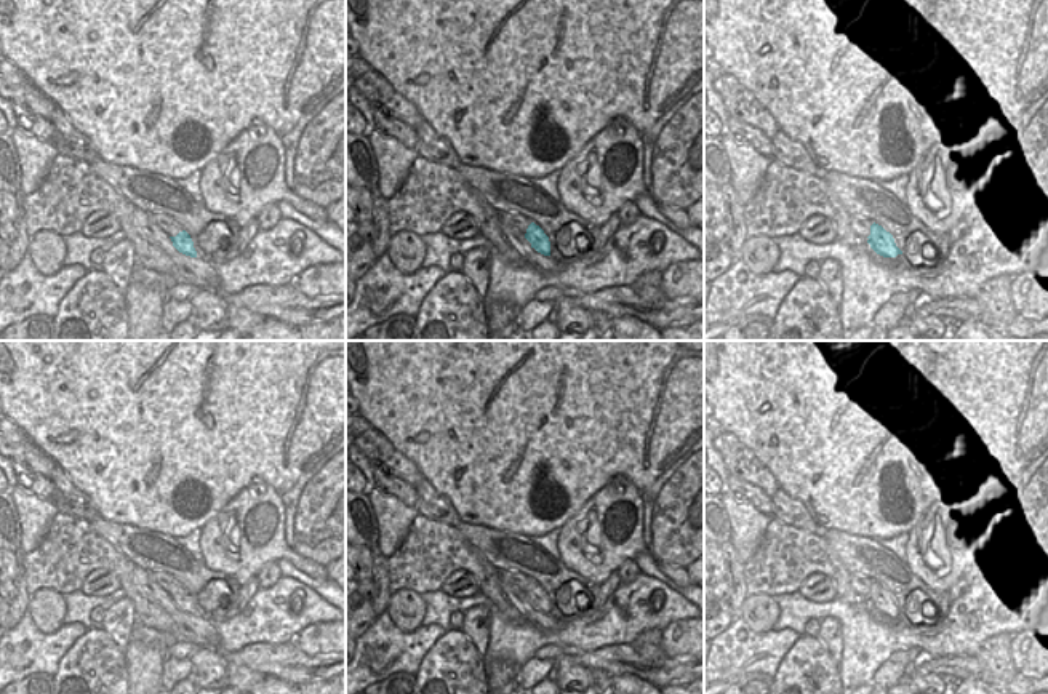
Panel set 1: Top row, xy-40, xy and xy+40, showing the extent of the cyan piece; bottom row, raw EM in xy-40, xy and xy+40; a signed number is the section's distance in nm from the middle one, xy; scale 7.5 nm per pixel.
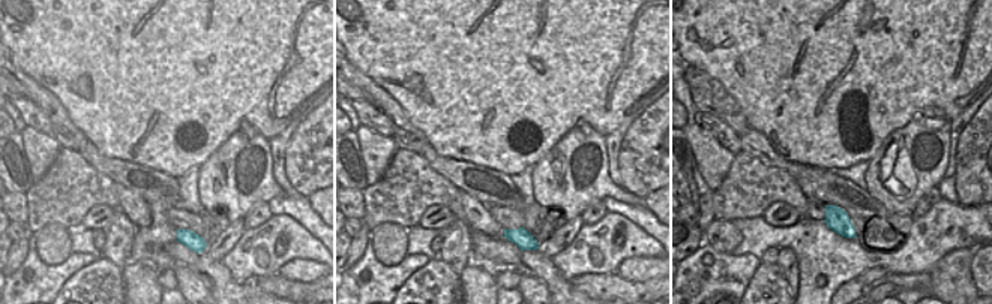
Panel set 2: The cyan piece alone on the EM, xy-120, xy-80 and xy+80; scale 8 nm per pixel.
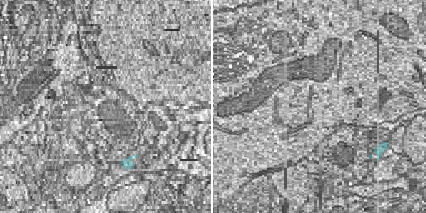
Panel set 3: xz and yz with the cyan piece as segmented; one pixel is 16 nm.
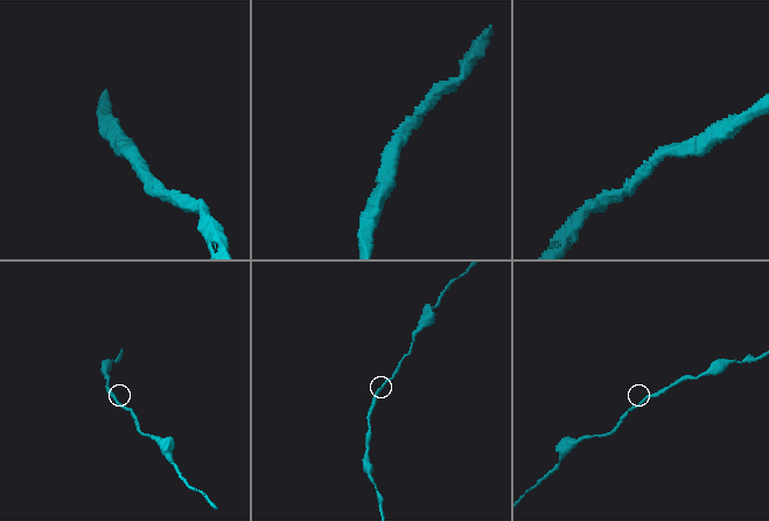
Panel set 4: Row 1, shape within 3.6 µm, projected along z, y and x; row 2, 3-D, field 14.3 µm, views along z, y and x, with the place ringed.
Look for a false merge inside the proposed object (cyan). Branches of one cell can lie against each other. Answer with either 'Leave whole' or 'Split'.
Leave whole

